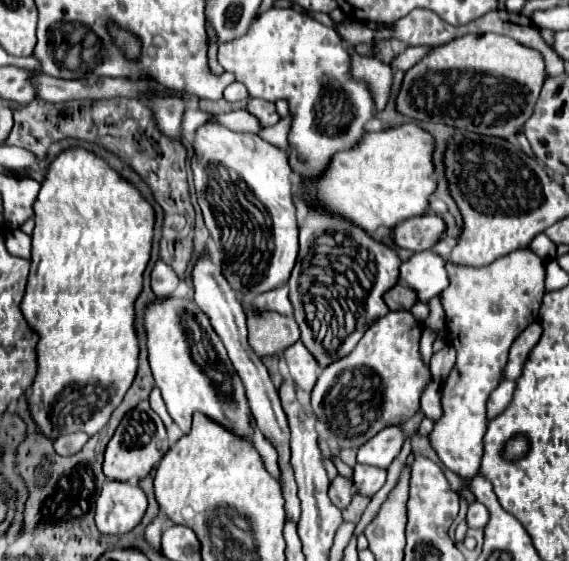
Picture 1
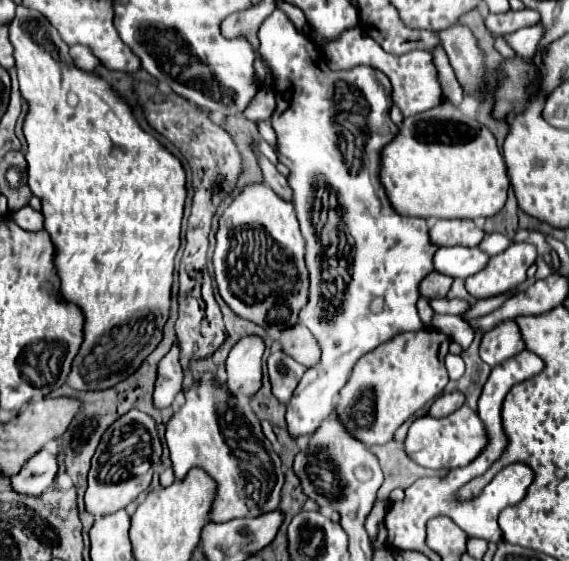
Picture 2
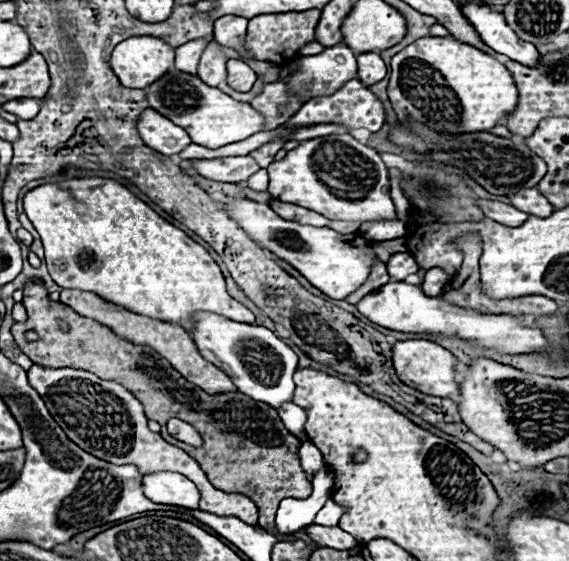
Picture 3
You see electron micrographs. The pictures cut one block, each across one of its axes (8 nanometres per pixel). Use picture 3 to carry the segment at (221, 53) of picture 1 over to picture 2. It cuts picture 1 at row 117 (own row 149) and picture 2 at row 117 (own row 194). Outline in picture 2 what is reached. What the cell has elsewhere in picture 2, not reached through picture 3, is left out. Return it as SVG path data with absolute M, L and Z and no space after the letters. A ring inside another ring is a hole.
M274 10L262 22L258 38L260 38L260 54L266 58L266 64L272 70L276 82L276 110L272 114L272 128L276 130L278 136L278 158L292 172L288 184L294 190L294 208L298 214L302 236L306 238L306 264L310 270L310 300L306 308L300 312L300 324L304 324L310 332L314 332L314 336L322 346L320 364L306 370L286 410L288 434L292 438L300 438L314 432L322 424L322 420L330 414L334 402L338 400L340 388L348 382L350 372L360 356L374 350L378 344L388 342L396 334L426 328L416 312L416 302L420 298L418 286L422 278L426 278L426 274L434 270L432 258L438 246L430 242L426 220L400 216L392 208L386 190L380 182L380 166L382 166L380 152L386 144L390 144L398 136L398 126L390 120L392 84L388 76L370 66L356 66L346 72L330 70L326 66L326 60L318 54L314 40L298 32L292 20L282 10ZM318 184L324 184L330 190L334 190L338 198L338 212L340 212L338 230L346 234L346 242L350 246L350 252L344 260L348 262L344 272L342 268L336 270L330 264L326 264L320 244L314 236L310 208L314 204ZM376 300L380 300L380 308L374 306Z

